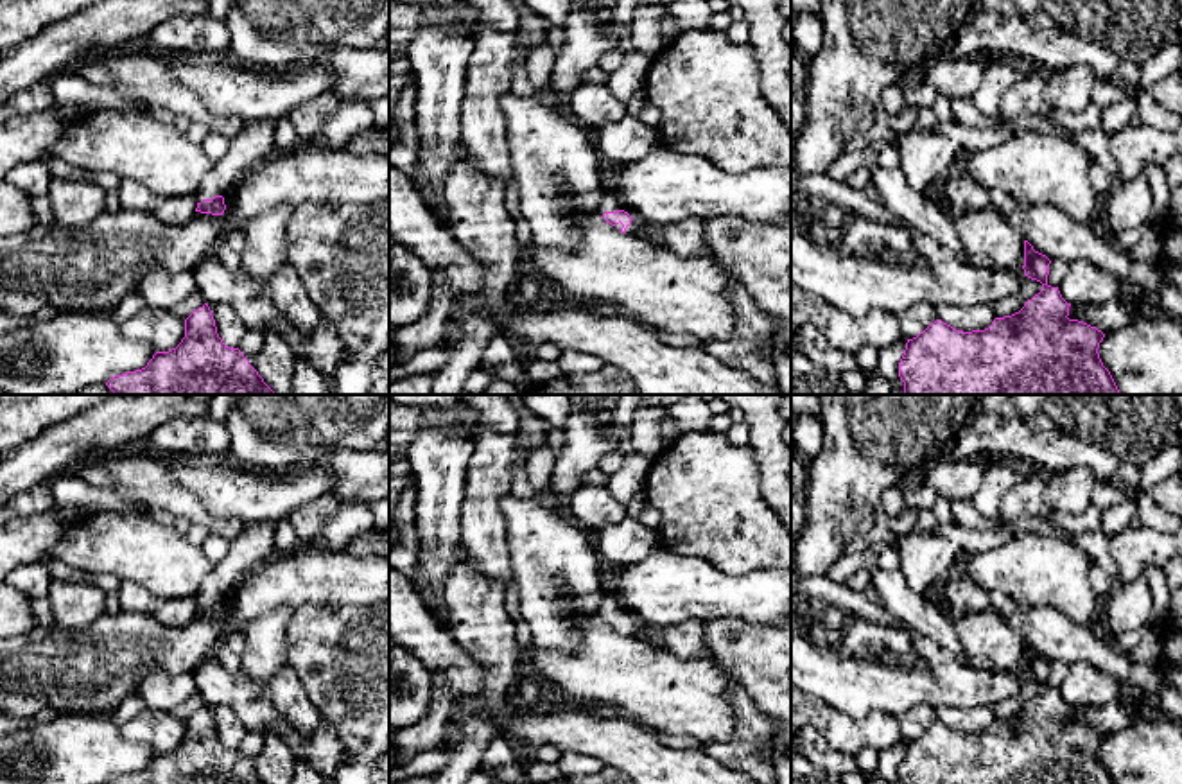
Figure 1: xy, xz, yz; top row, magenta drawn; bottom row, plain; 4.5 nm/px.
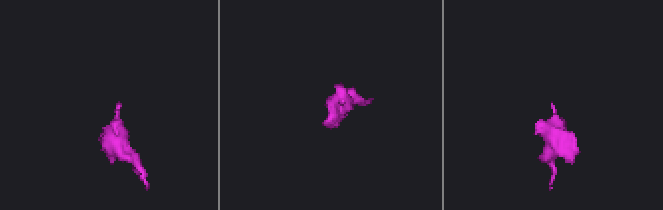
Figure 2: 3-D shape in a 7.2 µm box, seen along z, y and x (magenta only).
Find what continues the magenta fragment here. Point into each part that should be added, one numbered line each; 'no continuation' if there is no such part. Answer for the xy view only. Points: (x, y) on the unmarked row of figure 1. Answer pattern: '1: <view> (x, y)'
1: xy (253, 546)

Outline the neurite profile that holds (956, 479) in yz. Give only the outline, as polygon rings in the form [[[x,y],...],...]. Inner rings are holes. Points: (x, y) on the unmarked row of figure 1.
[[[936,459],[920,468],[917,477],[949,501],[972,501],[981,488],[986,459]]]

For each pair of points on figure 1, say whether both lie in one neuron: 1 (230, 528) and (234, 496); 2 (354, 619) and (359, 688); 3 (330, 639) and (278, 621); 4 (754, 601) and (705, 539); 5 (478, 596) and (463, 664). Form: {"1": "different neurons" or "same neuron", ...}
{"1": "different neurons", "2": "same neuron", "3": "different neurons", "4": "different neurons", "5": "different neurons"}

